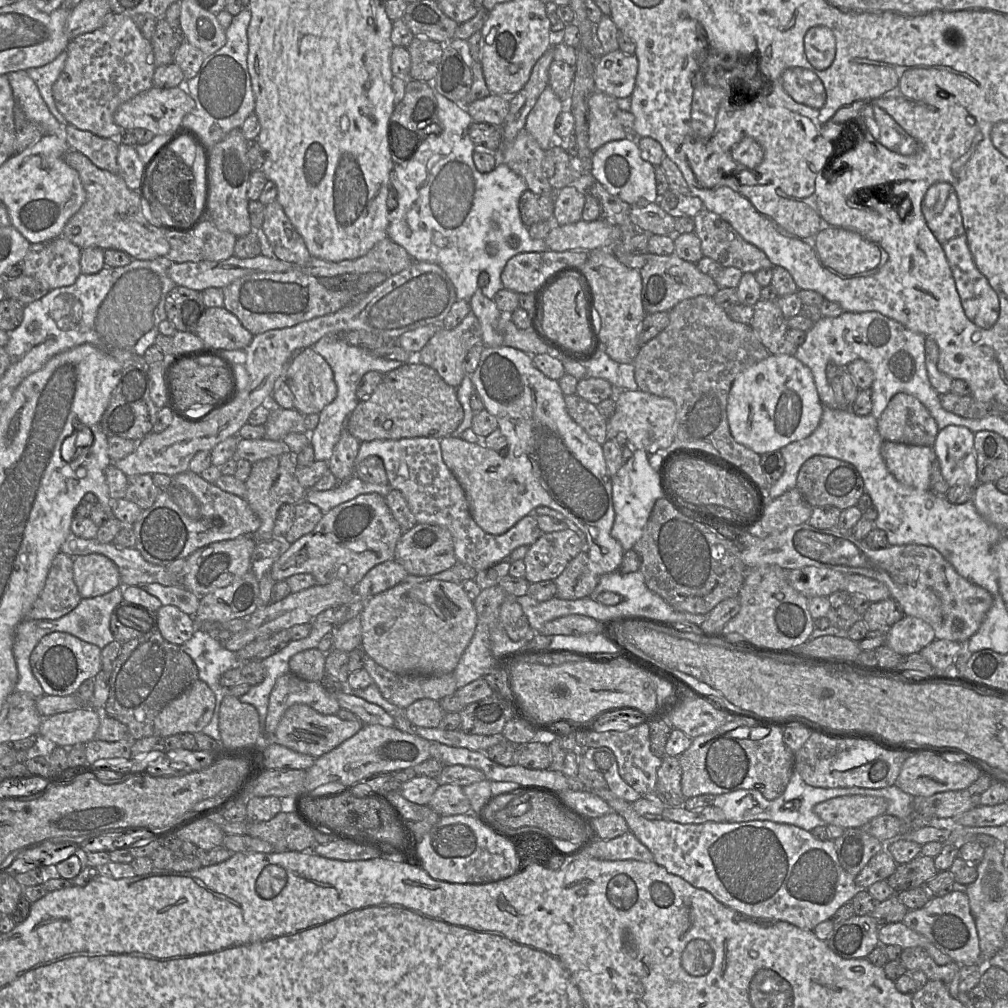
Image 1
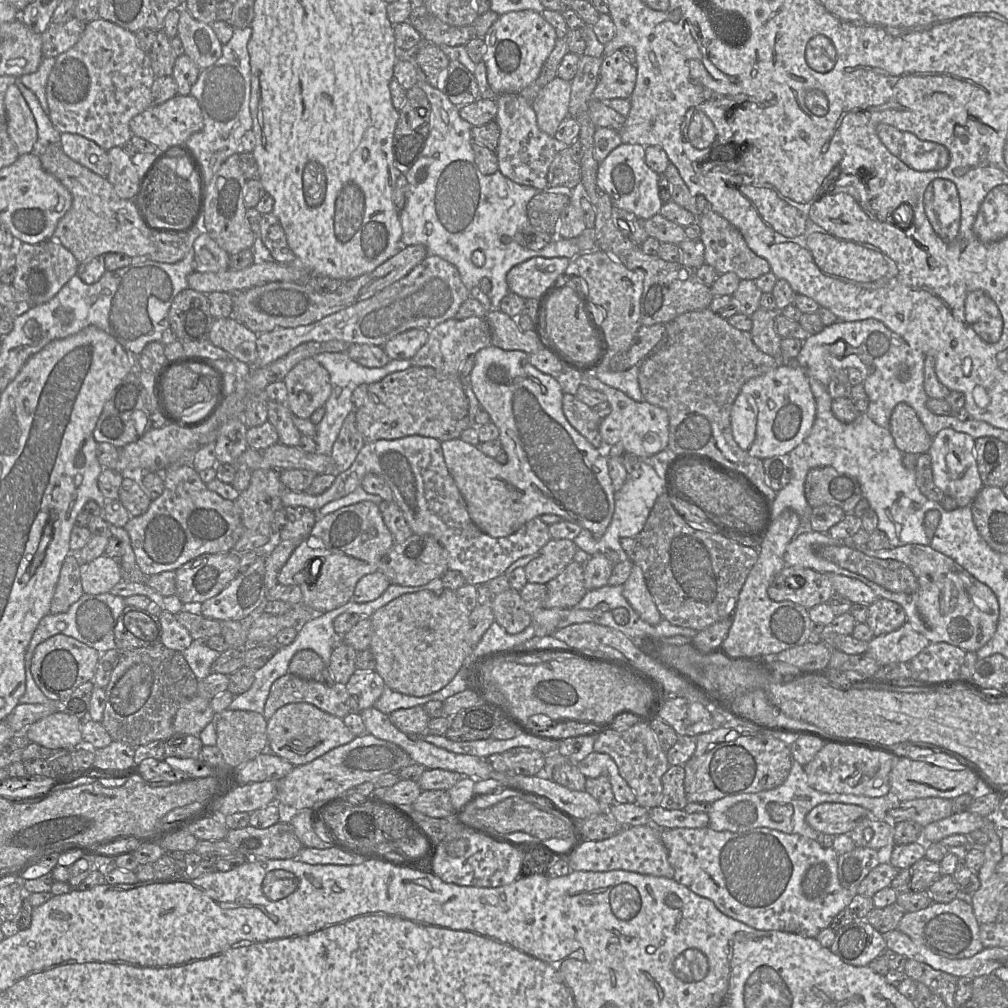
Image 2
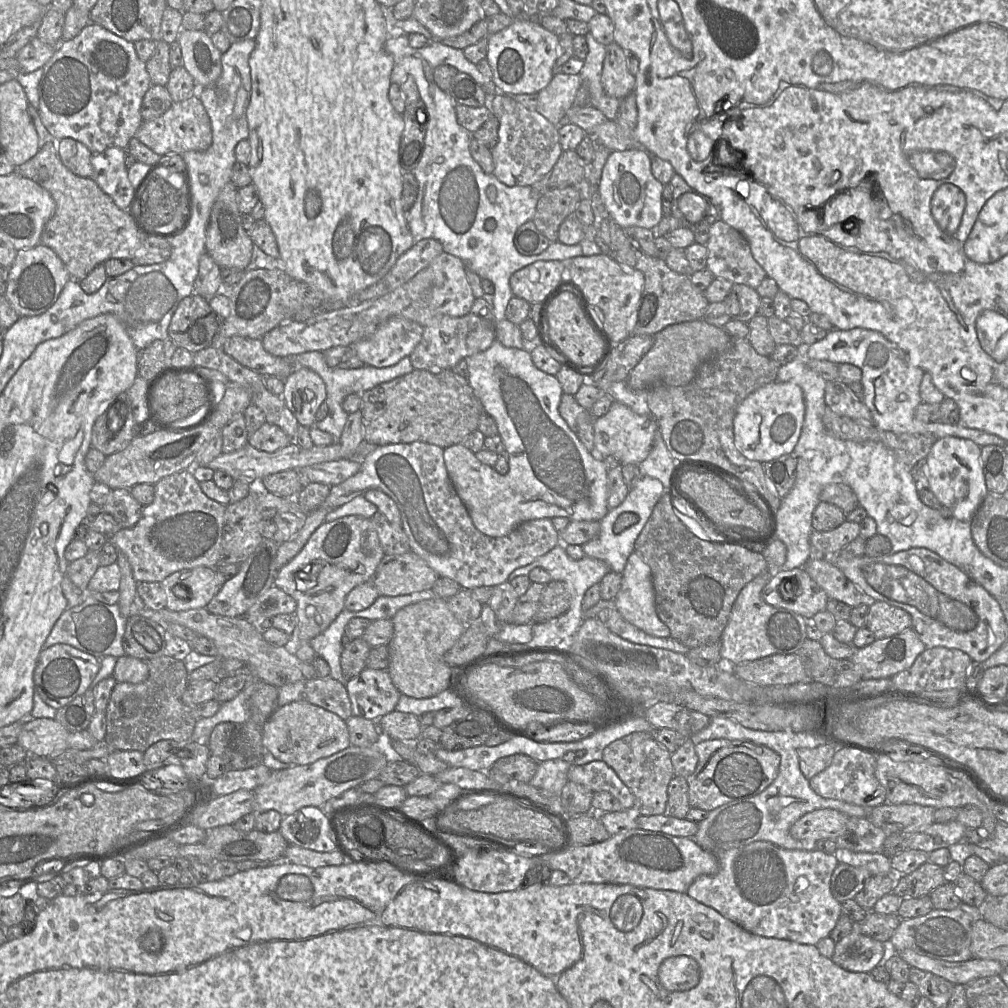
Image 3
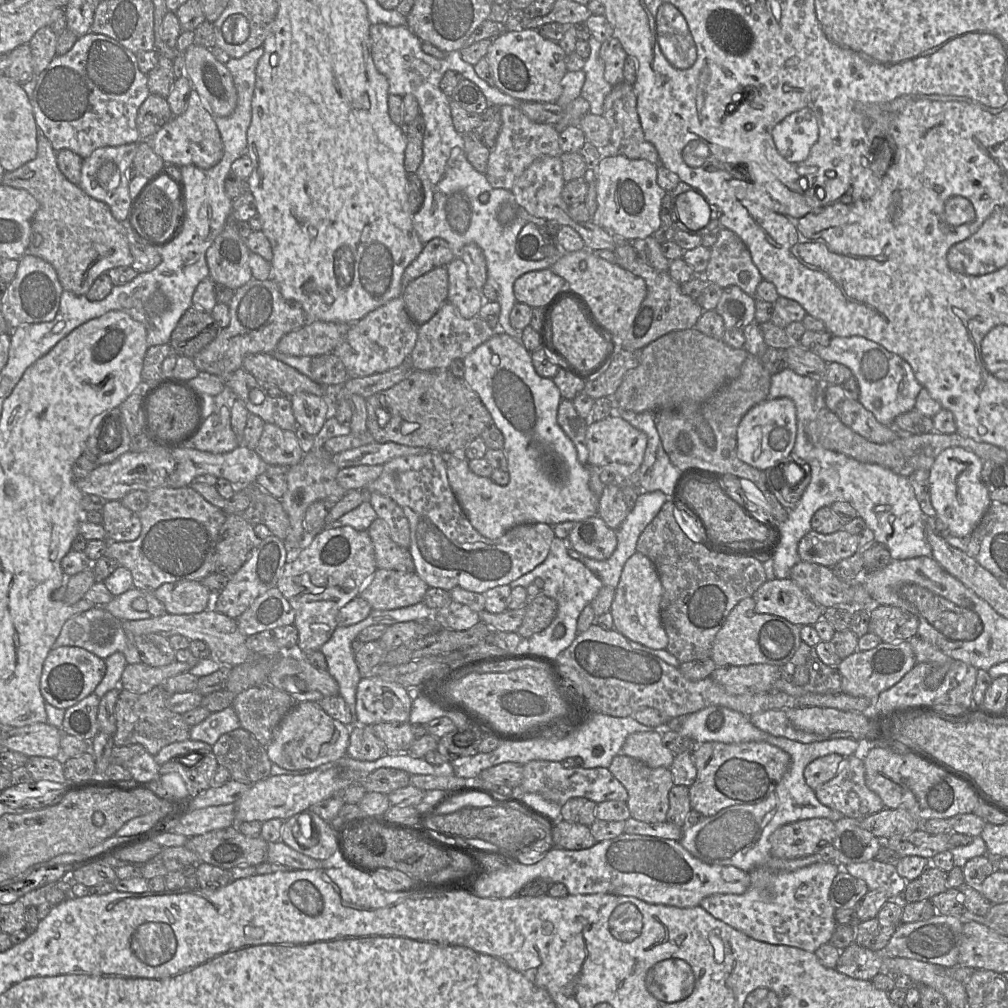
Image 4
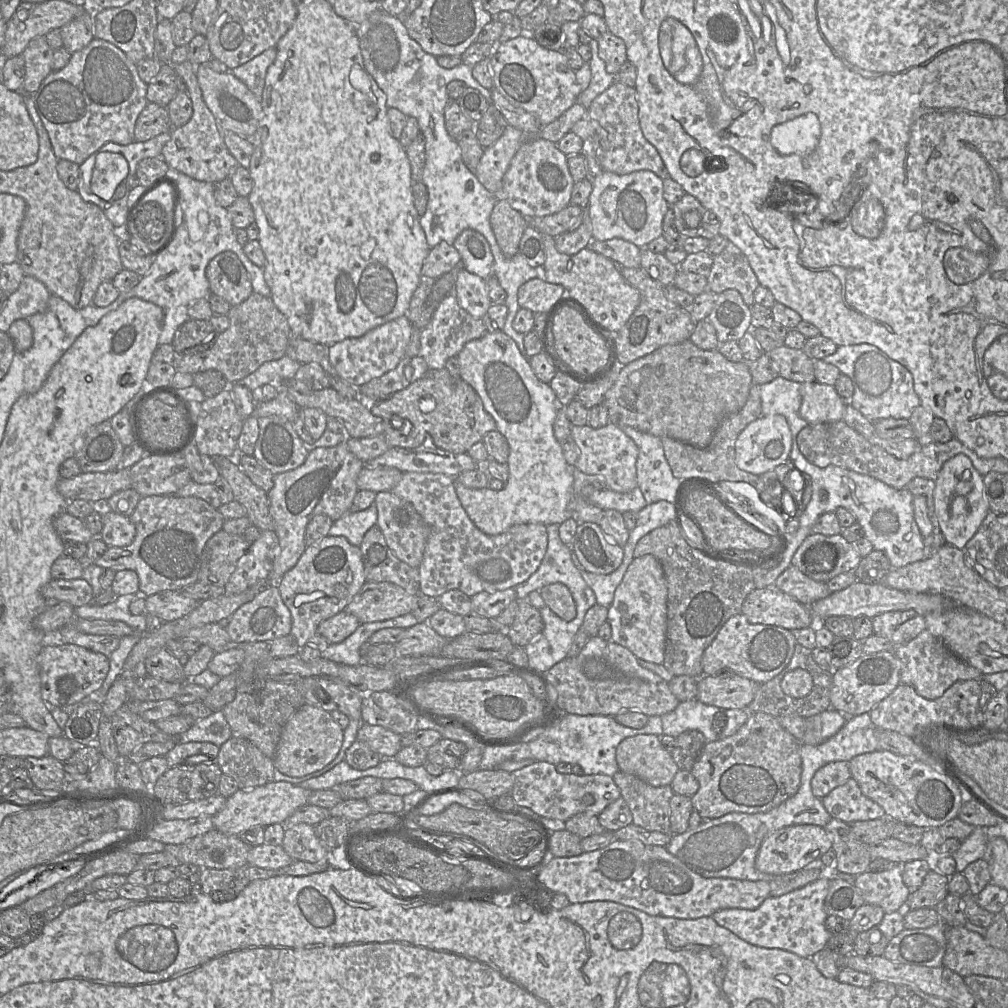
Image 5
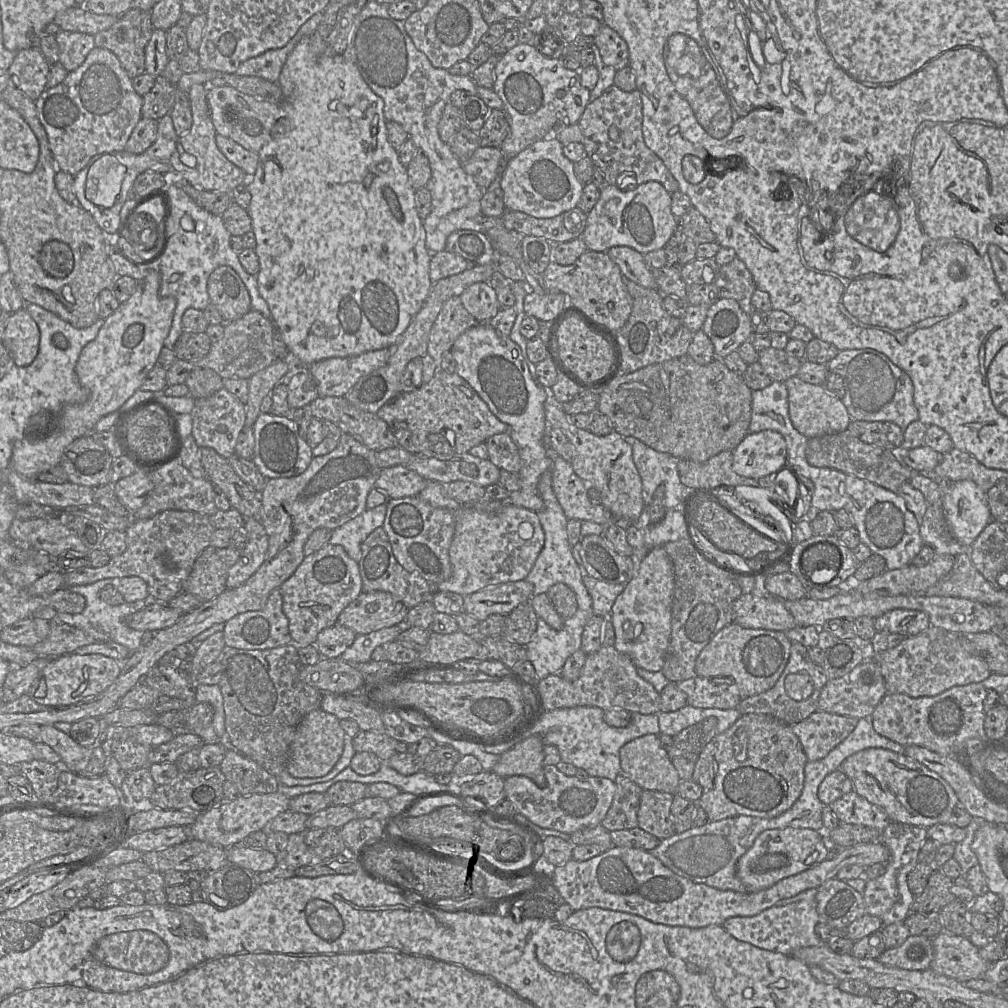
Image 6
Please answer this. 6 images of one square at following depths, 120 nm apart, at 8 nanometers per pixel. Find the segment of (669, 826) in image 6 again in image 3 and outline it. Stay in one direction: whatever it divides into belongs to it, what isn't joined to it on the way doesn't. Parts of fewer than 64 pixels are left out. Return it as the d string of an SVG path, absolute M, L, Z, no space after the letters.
M633 732L610 743L603 750L602 760L611 767L635 797L633 811L653 816L665 813L668 785L674 775L671 753L659 744L653 733Z

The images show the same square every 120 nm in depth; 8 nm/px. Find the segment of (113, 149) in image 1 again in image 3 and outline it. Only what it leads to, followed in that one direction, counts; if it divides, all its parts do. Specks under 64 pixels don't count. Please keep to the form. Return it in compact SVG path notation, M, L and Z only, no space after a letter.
M63 138L57 144L62 163L75 175L91 178L93 153L83 143L72 138Z

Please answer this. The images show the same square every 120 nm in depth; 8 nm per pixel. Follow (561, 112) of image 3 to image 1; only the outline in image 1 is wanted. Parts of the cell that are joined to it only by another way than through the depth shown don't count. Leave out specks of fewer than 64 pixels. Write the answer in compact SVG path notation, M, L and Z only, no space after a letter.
M548 85L527 117L525 130L544 151L550 148L556 119L565 109L565 105Z

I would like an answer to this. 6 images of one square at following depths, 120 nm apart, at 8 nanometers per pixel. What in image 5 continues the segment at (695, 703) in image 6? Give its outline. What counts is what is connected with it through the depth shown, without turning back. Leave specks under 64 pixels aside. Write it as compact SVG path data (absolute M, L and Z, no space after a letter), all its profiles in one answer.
M733 672L703 676L697 685L697 699L725 709L745 709L753 701L758 684Z

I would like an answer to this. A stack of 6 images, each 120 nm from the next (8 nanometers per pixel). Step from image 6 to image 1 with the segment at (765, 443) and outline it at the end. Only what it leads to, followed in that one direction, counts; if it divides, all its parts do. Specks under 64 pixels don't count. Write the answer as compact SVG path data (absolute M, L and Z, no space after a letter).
M769 355L738 374L728 394L731 435L759 455L780 451L789 443L808 437L818 427L822 413L812 372L795 356Z

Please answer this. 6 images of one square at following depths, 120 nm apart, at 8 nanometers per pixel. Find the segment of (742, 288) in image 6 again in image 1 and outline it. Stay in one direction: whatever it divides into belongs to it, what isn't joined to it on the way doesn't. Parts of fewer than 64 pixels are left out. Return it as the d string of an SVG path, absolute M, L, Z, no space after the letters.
M703 208L695 217L695 233L701 240L704 256L709 257L724 268L735 267L743 273L756 273L764 268L773 268L771 260L760 248L746 241L736 229L717 213Z

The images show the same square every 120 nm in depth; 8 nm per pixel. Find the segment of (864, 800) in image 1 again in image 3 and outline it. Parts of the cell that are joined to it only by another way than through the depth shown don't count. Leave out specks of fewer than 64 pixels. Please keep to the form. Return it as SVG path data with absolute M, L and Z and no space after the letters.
M831 808L809 812L797 820L790 828L796 840L835 840L844 832L850 816Z

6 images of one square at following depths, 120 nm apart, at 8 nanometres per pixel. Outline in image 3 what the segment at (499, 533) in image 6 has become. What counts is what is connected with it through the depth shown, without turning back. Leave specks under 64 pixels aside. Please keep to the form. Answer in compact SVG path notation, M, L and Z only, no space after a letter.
M421 441L378 445L361 460L361 468L355 475L338 485L331 486L329 495L320 508L335 509L357 496L364 495L368 490L384 492L399 509L402 527L409 539L411 551L421 557L439 577L450 578L464 589L496 586L506 582L515 569L532 563L559 544L559 532L555 530L549 518L521 523L502 537L490 537L480 532L474 526L464 503L449 479L443 451L444 449L437 445Z

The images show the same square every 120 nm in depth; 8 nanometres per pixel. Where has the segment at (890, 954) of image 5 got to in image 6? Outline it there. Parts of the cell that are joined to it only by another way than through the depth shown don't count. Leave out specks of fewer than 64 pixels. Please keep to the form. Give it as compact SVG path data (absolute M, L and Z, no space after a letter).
M910 935L896 948L886 949L878 961L886 966L906 970L926 970L934 957L933 938Z

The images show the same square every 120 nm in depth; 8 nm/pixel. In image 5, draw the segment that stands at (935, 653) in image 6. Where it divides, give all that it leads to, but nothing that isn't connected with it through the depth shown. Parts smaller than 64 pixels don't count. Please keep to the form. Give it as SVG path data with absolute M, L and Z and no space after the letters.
M927 629L905 644L894 647L894 652L902 664L900 683L912 686L922 697L933 700L959 680L980 680L983 674L975 667L967 664Z

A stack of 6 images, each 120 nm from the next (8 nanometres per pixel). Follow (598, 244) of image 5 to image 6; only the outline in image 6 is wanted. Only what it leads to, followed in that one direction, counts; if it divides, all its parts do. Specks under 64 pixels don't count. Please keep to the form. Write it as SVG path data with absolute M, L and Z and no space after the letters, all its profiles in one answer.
M615 246L606 253L619 266L624 277L643 287L656 288L652 271L642 253L627 246Z

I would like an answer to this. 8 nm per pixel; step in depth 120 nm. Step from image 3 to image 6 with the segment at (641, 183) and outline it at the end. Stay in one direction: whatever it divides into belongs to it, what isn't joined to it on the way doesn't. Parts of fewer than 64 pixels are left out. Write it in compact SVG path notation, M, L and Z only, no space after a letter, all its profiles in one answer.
M656 181L640 184L628 192L606 184L600 190L598 202L587 215L587 225L580 238L588 250L596 252L607 252L615 246L631 247L642 254L662 249L678 228L671 201L671 194Z

